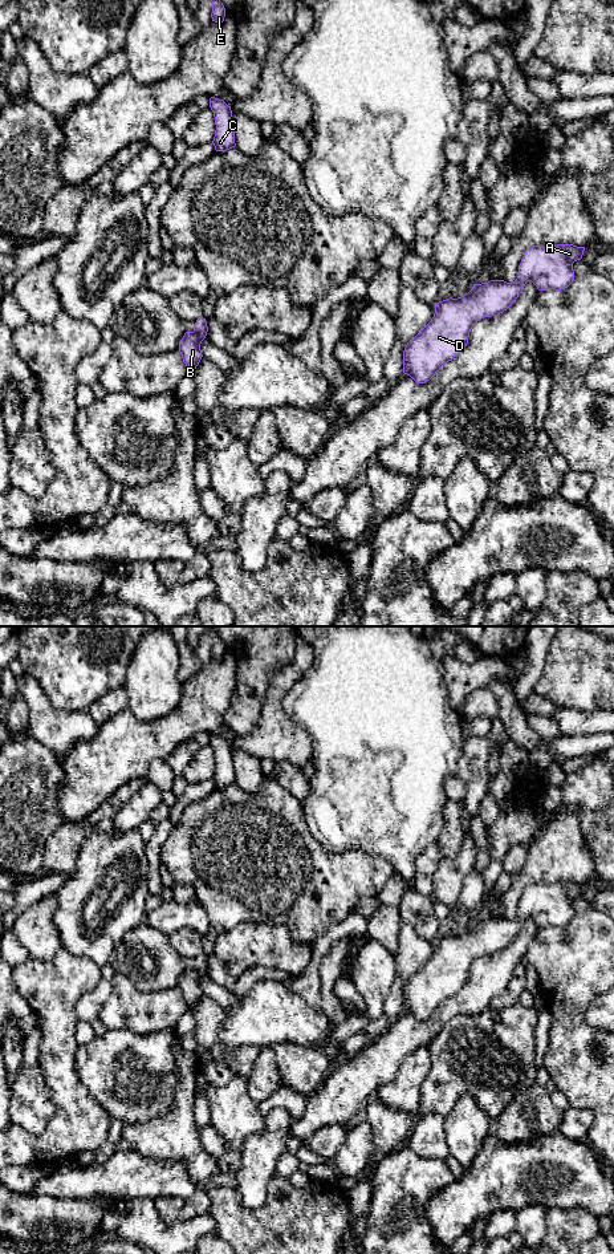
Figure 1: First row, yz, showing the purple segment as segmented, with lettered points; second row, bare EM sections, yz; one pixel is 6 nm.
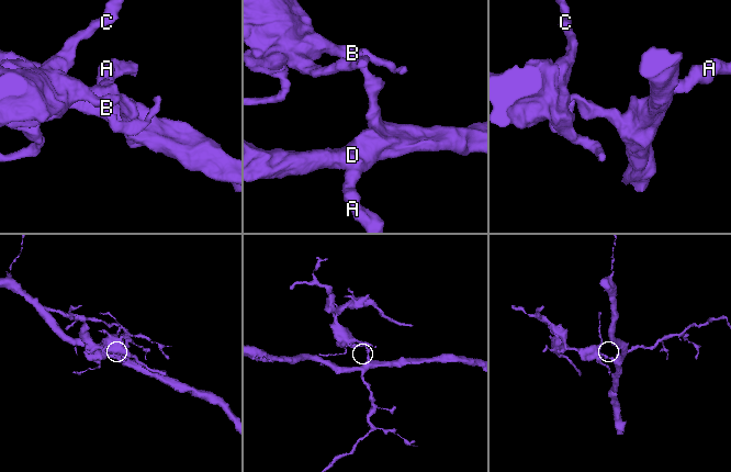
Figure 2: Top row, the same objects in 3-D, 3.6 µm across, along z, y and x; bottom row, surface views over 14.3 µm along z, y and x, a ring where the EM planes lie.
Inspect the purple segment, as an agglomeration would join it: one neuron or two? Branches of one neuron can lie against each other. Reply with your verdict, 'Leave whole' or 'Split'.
Split

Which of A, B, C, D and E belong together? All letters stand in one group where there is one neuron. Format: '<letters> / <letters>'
A D / B C E

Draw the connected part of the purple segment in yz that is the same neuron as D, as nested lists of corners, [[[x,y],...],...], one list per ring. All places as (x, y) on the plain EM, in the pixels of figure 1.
[[[573,881],[532,882],[521,896],[515,918],[473,921],[464,933],[439,938],[431,958],[407,979],[403,1010],[416,1020],[430,1018],[443,1002],[463,989],[472,963],[484,954],[507,947],[528,918],[538,928],[568,925],[574,917],[573,900],[582,896],[583,888],[585,884]]]

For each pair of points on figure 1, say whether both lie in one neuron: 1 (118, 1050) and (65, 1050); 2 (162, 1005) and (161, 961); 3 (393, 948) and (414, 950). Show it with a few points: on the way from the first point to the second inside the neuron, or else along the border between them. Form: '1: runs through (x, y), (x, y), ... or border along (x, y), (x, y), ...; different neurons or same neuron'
1: border along (78, 1044), (76, 1072), (81, 1080); different neurons
2: border along (131, 982), (139, 990), (178, 987); different neurons
3: border along (402, 920), (398, 952), (394, 956); different neurons

